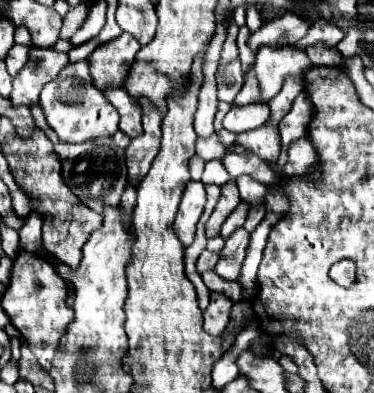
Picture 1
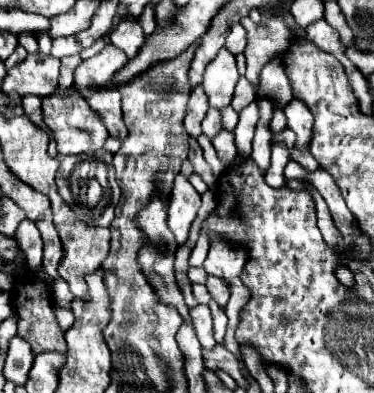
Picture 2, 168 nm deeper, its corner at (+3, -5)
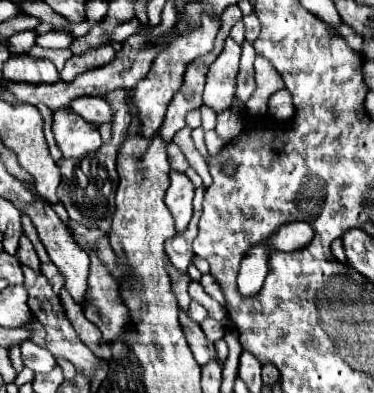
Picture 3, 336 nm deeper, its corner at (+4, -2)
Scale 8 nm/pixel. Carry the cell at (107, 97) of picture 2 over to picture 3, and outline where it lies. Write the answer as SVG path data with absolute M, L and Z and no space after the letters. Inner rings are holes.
M78 97L66 109L74 111L82 119L86 119L90 123L96 123L96 125L108 123L112 119L110 105L104 97Z

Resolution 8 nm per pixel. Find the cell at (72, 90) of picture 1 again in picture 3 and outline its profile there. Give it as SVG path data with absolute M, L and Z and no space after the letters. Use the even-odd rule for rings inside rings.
M60 109L54 113L52 129L62 155L70 159L80 159L88 153L94 153L102 145L98 127L80 119L68 109Z

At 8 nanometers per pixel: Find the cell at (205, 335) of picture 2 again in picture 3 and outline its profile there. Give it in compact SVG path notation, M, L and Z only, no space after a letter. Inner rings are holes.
M204 319L204 321L202 321L202 331L206 333L206 337L208 337L212 343L216 343L218 339L224 337L226 325L224 325L224 323L218 323L216 319Z

